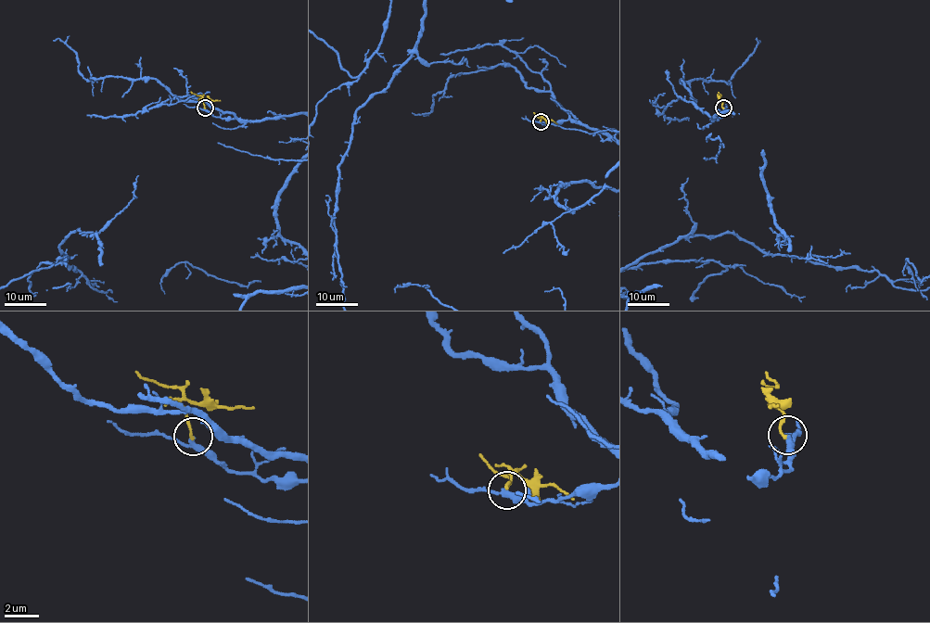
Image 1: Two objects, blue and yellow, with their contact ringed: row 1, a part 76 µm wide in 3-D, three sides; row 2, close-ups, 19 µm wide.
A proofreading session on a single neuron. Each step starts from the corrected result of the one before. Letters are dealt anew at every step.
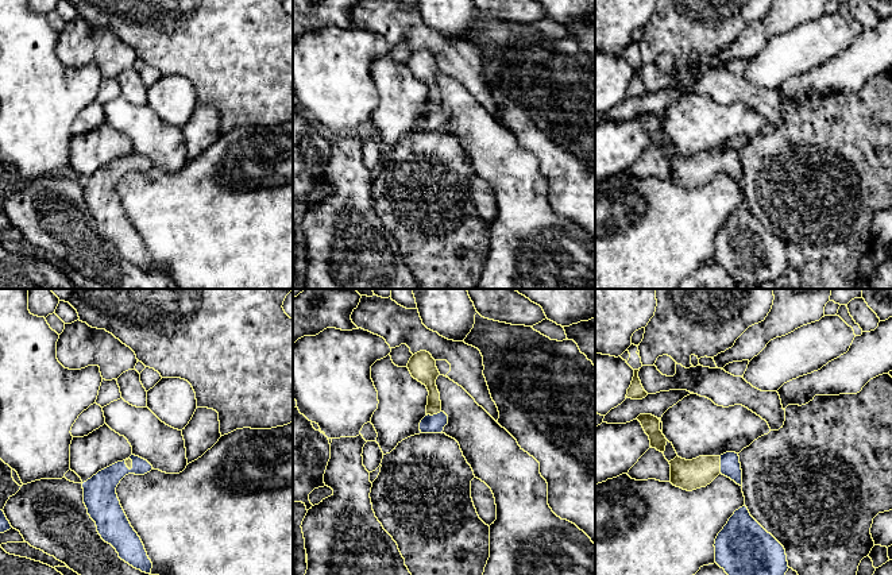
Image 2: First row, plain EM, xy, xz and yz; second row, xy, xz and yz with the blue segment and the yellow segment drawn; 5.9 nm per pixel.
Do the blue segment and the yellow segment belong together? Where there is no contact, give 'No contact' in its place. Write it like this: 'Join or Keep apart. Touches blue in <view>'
Join. Touches blue in yz

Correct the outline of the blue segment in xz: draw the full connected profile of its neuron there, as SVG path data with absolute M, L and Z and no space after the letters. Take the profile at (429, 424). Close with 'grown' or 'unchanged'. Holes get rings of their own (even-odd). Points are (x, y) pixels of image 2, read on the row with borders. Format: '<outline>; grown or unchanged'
M426 351L414 354L408 368L414 379L426 386L428 405L426 416L420 422L421 433L441 433L448 424L448 416L441 410L440 393L436 386L436 379L440 375L436 360Z; grown

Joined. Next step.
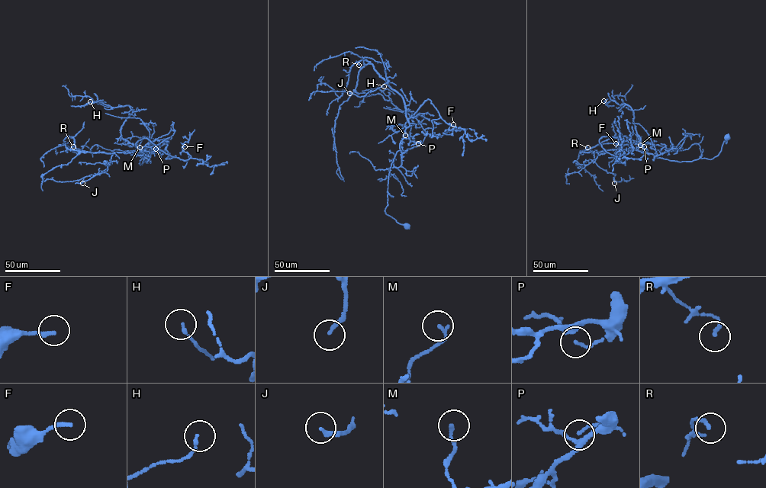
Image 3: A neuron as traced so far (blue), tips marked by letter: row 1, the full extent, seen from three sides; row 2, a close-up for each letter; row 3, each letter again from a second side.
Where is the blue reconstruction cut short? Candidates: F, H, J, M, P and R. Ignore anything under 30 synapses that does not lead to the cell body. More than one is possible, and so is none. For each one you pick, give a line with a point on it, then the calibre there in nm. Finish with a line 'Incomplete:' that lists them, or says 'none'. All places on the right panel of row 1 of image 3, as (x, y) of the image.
J: (614, 183) | 200 nm
Incomplete: J

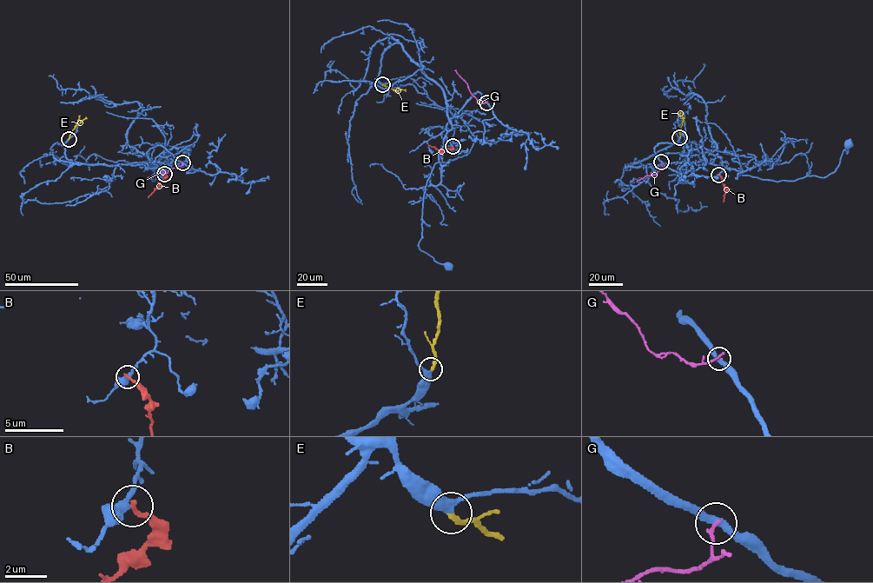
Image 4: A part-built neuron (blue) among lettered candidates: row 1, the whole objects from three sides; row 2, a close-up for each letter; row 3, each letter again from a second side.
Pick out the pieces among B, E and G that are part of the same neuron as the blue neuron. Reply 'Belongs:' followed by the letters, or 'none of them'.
Belongs: E

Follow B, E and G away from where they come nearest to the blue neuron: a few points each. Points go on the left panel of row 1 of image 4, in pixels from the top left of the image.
B: (164, 174), (165, 176), (148, 197)
E: (69, 139), (73, 129), (85, 117)
G: (182, 162), (167, 173), (147, 179)

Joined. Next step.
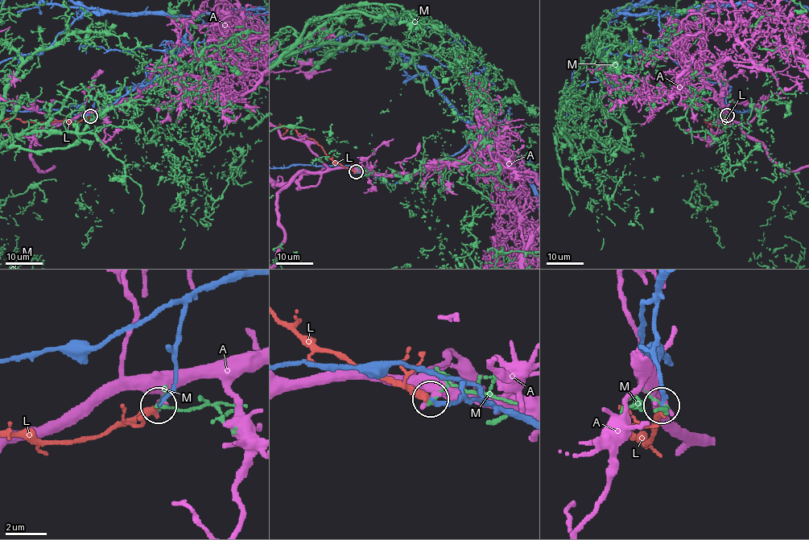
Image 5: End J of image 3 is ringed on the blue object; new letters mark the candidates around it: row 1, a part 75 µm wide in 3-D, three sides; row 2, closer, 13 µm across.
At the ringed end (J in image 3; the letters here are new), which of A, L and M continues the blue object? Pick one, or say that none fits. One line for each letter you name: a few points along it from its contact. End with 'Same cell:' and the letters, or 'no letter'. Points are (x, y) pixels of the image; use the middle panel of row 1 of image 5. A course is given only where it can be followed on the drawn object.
L: Its course: (356, 171), (335, 163), (320, 146), (298, 133), (292, 128)
Same cell: L

